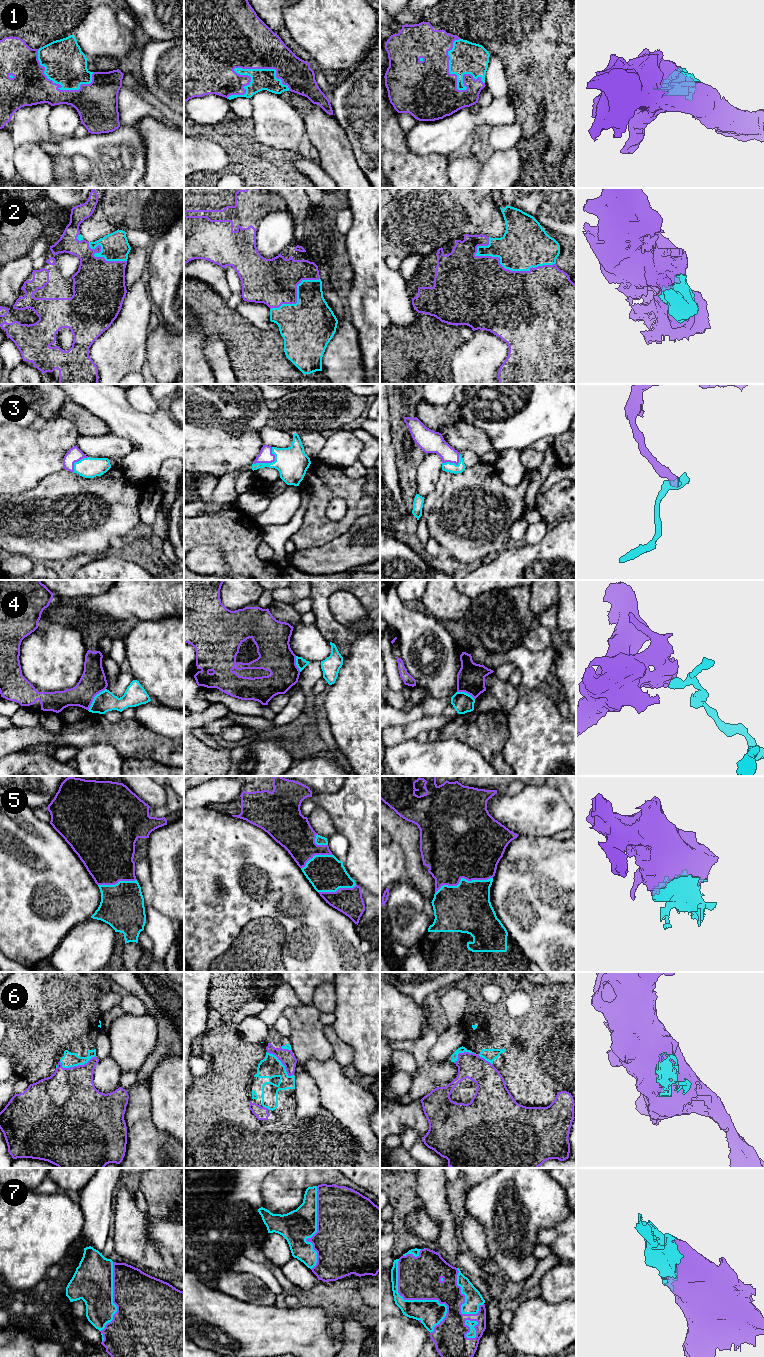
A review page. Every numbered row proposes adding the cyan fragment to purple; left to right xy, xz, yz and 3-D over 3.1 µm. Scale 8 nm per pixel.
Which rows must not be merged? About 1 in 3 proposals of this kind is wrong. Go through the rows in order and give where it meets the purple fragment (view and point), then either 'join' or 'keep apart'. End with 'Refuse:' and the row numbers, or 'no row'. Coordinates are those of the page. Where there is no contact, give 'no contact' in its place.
1: meets purple in xz at (240, 67); join
2: meets purple in yz at (513, 271); join
3: meets purple in xz at (270, 462); join
4: meets purple in xy at (93, 698); keep apart
5: meets purple in yz at (463, 877); join
6: meets purple in yz at (472, 1053); keep apart
7: meets purple in yz at (419, 1299); join
Refuse: 4, 6

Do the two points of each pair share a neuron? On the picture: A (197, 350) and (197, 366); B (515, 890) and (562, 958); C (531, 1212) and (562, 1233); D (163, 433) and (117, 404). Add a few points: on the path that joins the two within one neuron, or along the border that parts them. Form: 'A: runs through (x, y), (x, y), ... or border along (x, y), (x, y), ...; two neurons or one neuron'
A: runs through (197, 354), (197, 362); one neuron
B: runs through (532, 907), (562, 937), (562, 941); one neuron
C: border along (565, 1218), (557, 1225), (541, 1228), (536, 1242); two neurons
D: runs through (152, 433), (146, 433), (128, 415); one neuron

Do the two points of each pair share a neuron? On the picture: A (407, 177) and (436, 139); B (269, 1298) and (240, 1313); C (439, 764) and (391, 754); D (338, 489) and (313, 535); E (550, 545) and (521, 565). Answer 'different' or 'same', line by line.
A: different
B: different
C: same
D: same
E: same

